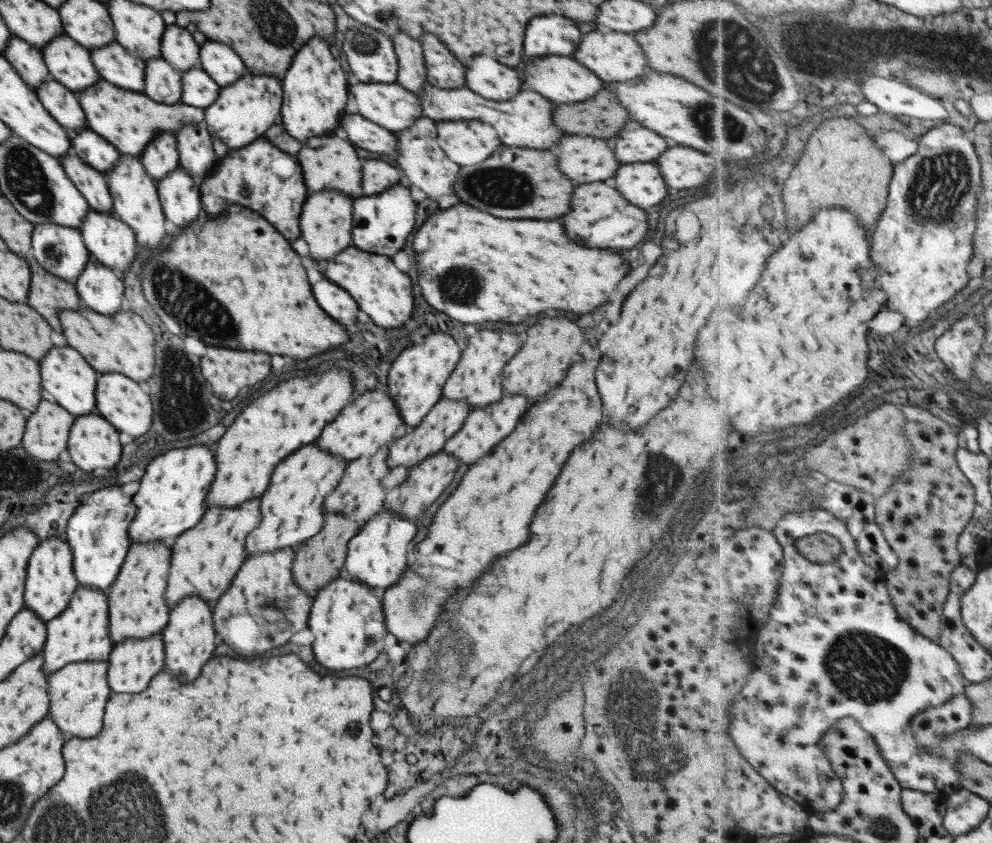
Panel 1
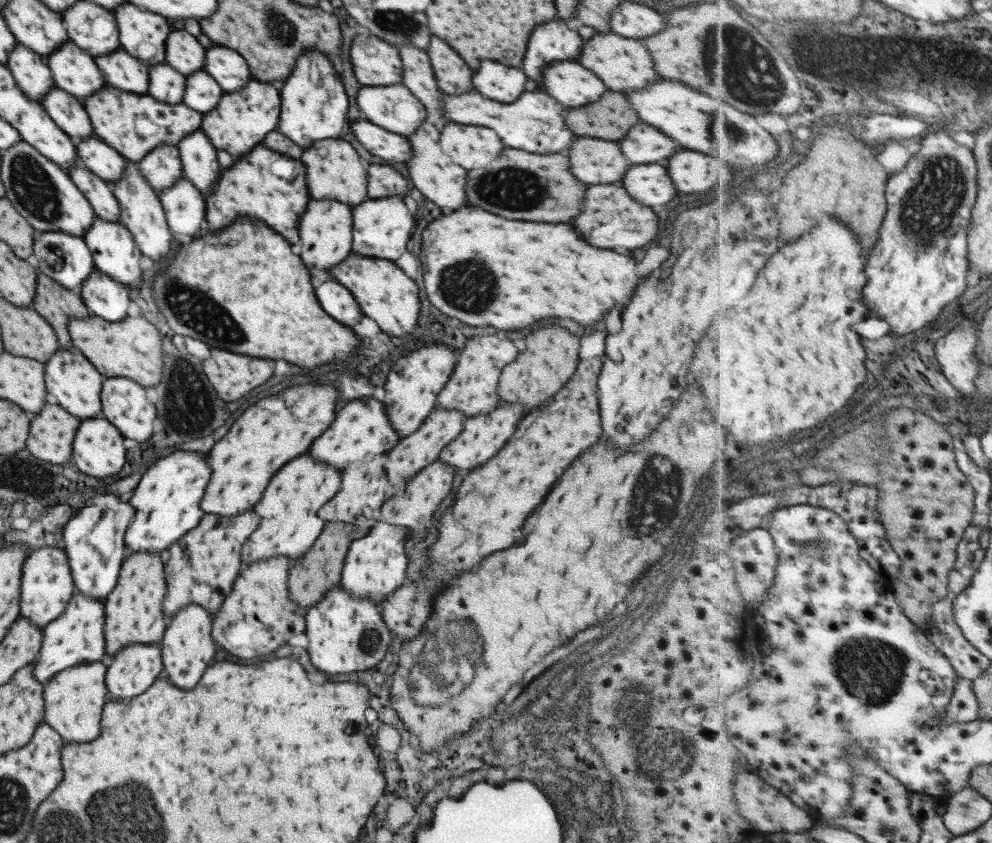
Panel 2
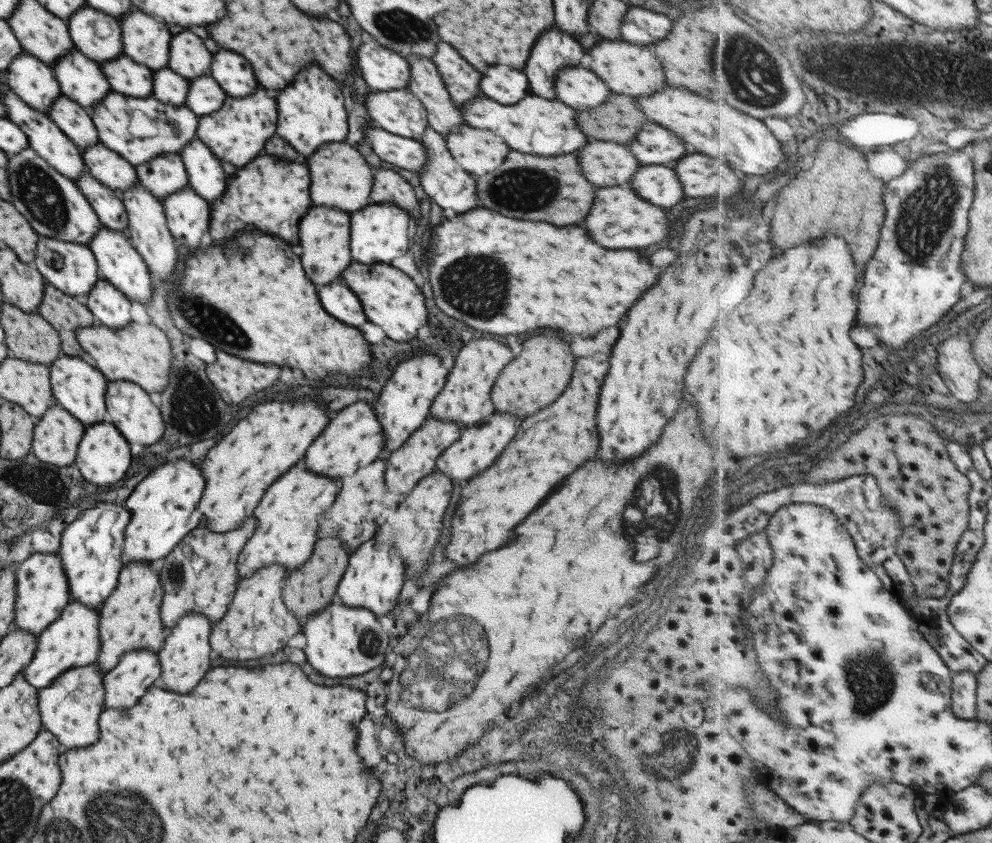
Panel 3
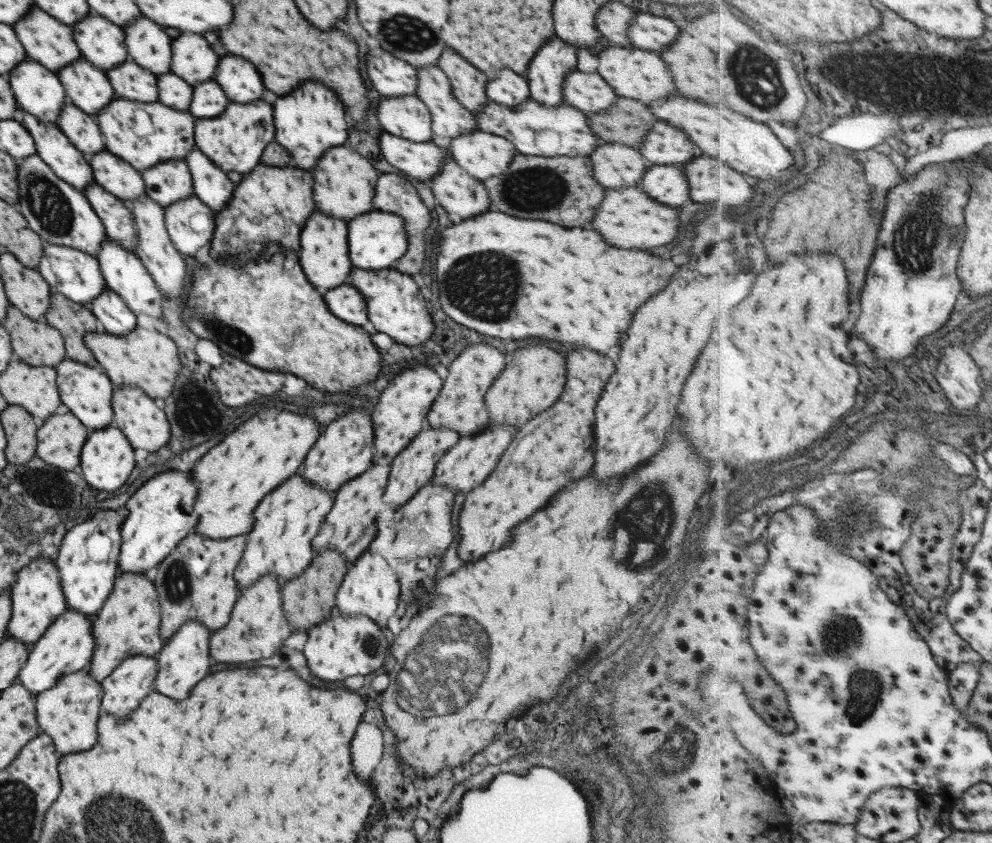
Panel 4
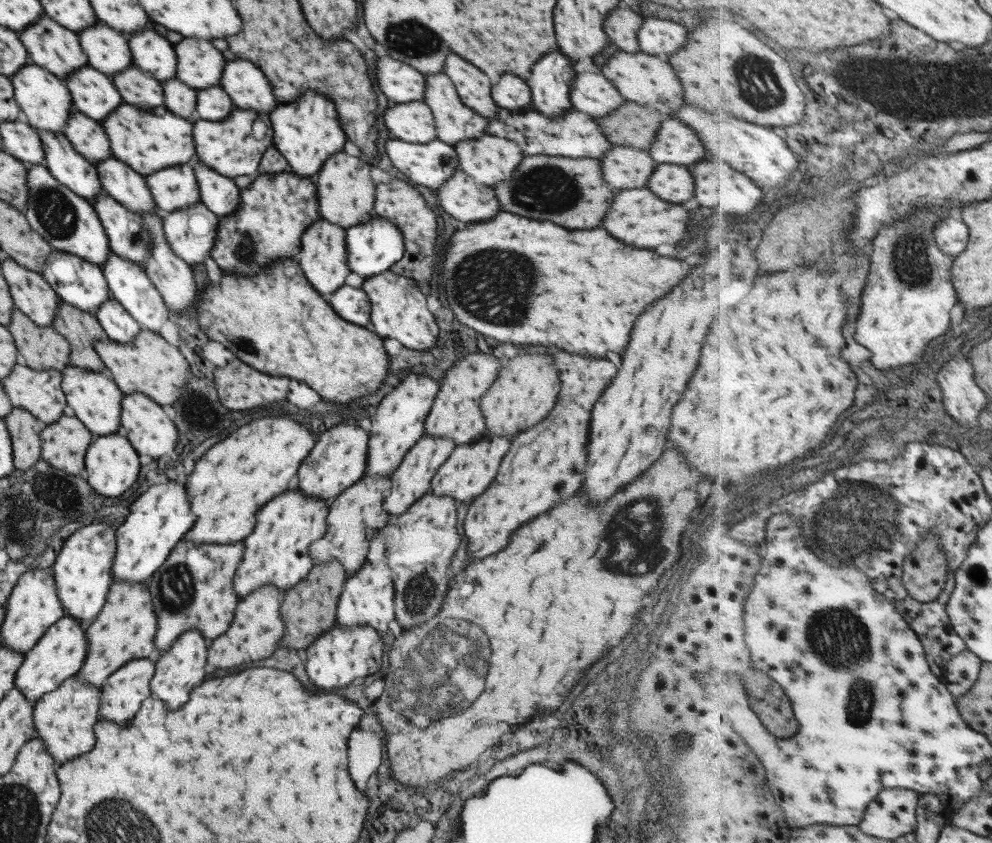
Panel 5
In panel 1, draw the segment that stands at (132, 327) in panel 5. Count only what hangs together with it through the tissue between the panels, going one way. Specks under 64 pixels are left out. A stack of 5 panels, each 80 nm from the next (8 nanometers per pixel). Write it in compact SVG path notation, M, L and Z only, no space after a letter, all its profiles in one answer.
M89 259L73 285L81 306L104 315L120 311L124 286L114 270Z

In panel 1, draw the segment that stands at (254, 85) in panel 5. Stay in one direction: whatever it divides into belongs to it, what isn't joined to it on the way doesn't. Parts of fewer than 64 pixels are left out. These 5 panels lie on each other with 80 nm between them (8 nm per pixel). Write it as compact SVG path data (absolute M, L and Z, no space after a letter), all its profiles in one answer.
M206 41L198 47L199 68L203 69L220 87L235 82L235 79L247 73L243 62L230 46Z

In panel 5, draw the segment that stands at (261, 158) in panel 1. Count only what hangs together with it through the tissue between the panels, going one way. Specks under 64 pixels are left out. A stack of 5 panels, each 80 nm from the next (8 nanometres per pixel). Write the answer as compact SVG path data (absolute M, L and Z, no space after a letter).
M289 170L278 173L256 174L253 181L239 191L238 202L235 210L224 217L218 218L213 248L208 255L220 268L222 273L243 274L251 276L257 268L270 265L273 261L282 258L295 258L300 252L301 233L312 222L320 218L317 212L316 190L313 179L291 173Z

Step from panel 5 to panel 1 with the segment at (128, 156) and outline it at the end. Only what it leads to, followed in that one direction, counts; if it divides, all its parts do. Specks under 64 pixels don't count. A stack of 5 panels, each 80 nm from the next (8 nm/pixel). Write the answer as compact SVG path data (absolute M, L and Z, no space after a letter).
M99 79L95 84L77 93L78 103L83 110L87 128L104 138L121 155L139 158L144 144L157 133L174 134L183 123L202 124L204 110L177 102L166 105L151 100L142 92L120 89L110 82Z

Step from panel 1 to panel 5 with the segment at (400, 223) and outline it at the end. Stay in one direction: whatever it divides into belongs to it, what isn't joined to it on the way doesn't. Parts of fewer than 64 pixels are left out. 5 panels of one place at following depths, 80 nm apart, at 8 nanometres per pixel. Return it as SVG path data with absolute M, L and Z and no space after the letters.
M375 216L365 222L345 229L346 263L350 272L355 272L362 279L389 271L404 253L402 234L394 222L385 217Z

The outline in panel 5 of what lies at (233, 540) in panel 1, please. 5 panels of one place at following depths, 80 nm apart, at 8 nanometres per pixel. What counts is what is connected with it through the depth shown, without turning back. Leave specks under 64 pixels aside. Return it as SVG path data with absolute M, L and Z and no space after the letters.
M177 542L177 546L151 575L151 580L146 586L151 594L152 609L157 619L154 634L155 652L151 657L153 660L169 650L171 643L184 630L199 630L207 642L227 630L239 599L232 590L232 578L242 559L242 552L241 542L225 546Z

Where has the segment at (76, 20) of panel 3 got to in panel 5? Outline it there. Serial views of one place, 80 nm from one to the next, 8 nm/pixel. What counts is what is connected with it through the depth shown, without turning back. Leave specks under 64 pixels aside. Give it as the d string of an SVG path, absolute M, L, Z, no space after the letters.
M97 20L92 25L83 27L78 33L81 51L85 53L87 65L91 68L109 76L133 65L127 37L119 31L113 30Z

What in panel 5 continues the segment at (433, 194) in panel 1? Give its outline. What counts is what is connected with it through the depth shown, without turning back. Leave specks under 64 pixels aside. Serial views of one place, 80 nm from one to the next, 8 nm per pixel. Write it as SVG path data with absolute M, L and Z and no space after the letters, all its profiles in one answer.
M457 168L436 190L439 206L461 222L479 222L495 216L499 204L493 190L487 186L477 186L468 174Z

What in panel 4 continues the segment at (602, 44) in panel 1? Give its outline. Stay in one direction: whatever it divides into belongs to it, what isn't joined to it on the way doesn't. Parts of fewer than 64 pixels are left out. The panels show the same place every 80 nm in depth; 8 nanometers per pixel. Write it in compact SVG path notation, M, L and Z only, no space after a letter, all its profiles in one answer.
M609 45L596 54L596 73L611 86L617 96L633 98L633 100L645 100L647 104L653 100L661 100L669 94L673 94L673 79L665 64L659 60L657 54L631 47Z

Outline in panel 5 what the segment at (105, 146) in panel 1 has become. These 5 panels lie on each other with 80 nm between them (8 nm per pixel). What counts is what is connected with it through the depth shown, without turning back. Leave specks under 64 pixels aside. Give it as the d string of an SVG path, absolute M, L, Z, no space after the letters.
M115 157L93 164L103 192L135 214L163 214L153 202L143 175Z

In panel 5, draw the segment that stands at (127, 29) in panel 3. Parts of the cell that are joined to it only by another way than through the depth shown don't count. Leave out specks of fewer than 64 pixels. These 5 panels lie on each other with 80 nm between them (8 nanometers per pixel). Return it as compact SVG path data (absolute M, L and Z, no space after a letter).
M149 24L127 37L132 64L151 73L159 82L175 77L175 53L172 45Z

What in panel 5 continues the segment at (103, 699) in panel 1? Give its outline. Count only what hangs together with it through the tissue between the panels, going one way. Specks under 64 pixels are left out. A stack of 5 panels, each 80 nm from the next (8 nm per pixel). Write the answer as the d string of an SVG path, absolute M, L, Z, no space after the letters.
M75 674L63 680L55 690L42 694L32 704L35 736L43 739L47 752L57 765L93 748L93 727L99 719L99 697L98 687L78 679Z

